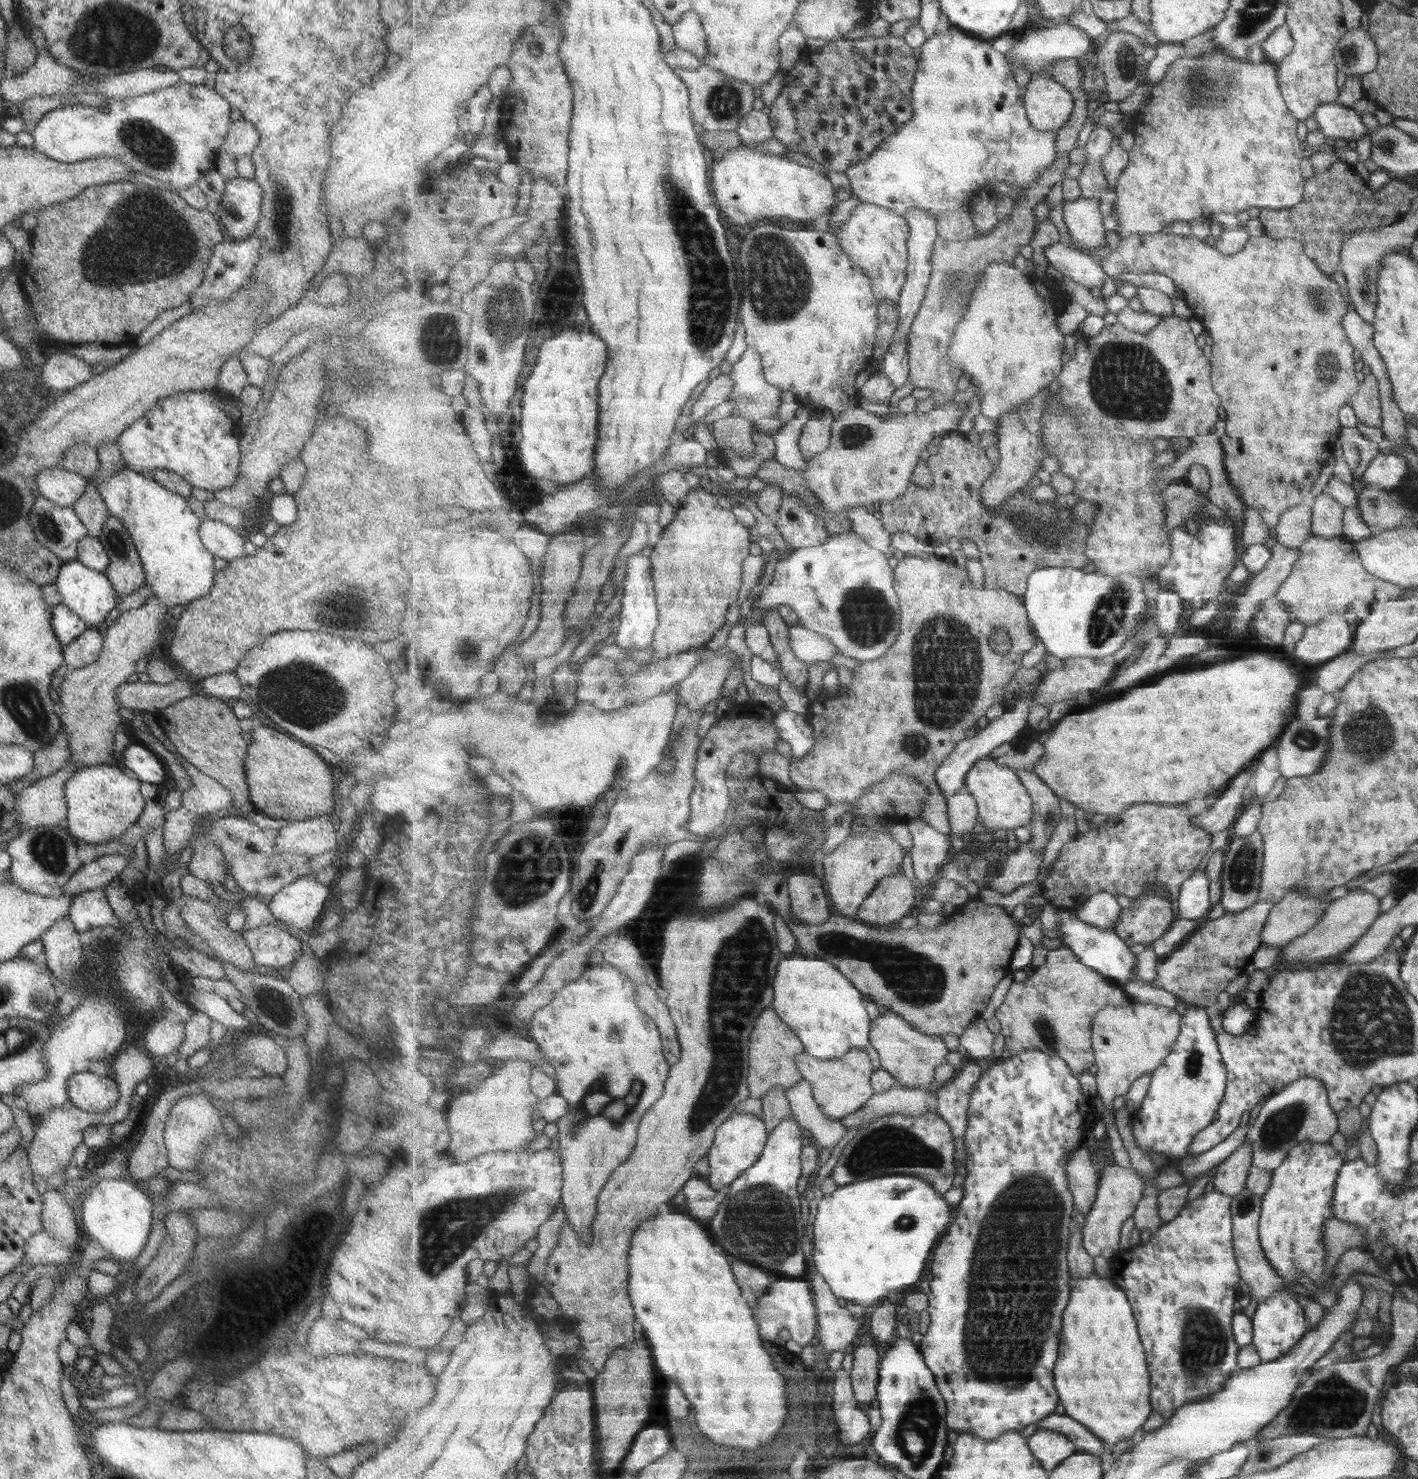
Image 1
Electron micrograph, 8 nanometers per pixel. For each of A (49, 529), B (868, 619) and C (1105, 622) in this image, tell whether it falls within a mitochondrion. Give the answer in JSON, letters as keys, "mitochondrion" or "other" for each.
{"A":"mitochondrion","B":"mitochondrion","C":"mitochondrion"}

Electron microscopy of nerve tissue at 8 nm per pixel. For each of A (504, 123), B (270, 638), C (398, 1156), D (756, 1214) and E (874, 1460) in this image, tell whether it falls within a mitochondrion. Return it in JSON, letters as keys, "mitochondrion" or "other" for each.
{"A":"other","B":"other","C":"other","D":"mitochondrion","E":"other"}

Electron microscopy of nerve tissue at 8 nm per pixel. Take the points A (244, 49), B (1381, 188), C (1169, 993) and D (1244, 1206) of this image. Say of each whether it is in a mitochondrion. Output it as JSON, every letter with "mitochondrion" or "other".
{"A":"mitochondrion","B":"other","C":"other","D":"mitochondrion"}

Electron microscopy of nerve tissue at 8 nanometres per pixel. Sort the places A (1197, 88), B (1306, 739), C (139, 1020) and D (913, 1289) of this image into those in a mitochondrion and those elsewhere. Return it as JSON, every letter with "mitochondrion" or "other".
{"A":"mitochondrion","B":"mitochondrion","C":"other","D":"other"}

